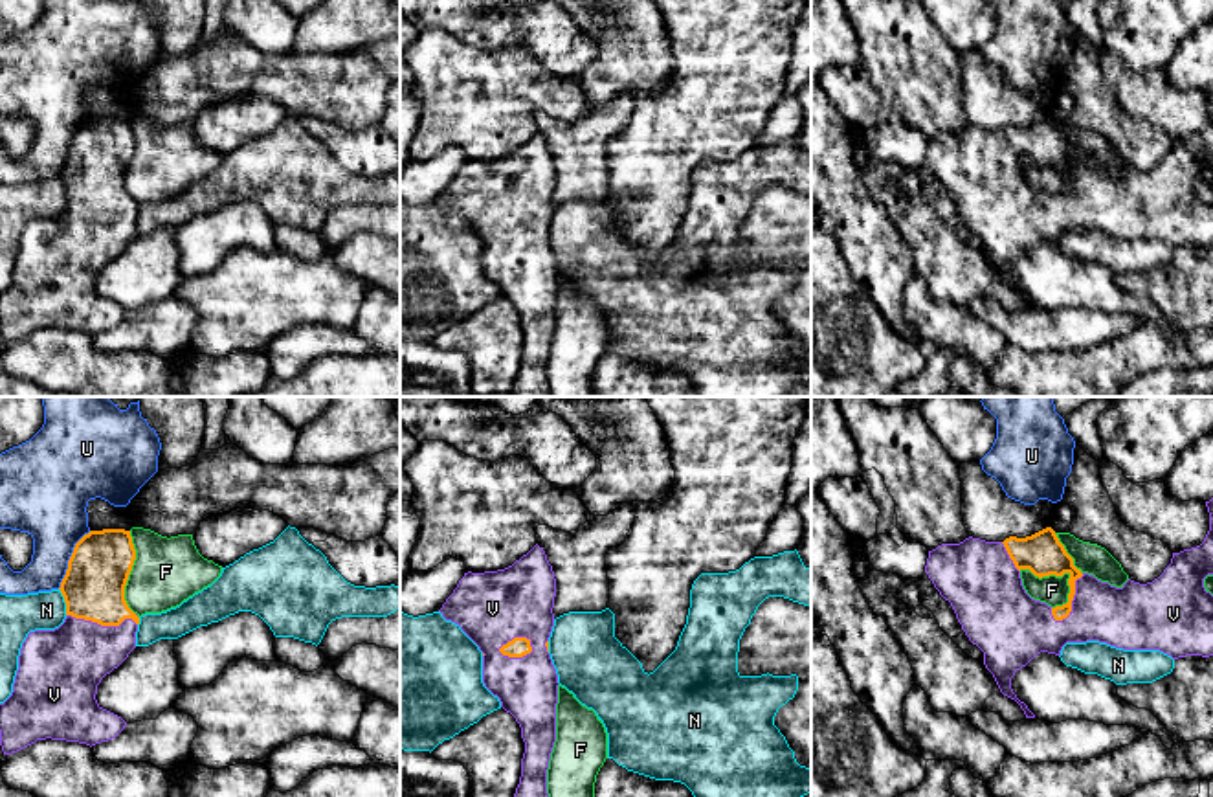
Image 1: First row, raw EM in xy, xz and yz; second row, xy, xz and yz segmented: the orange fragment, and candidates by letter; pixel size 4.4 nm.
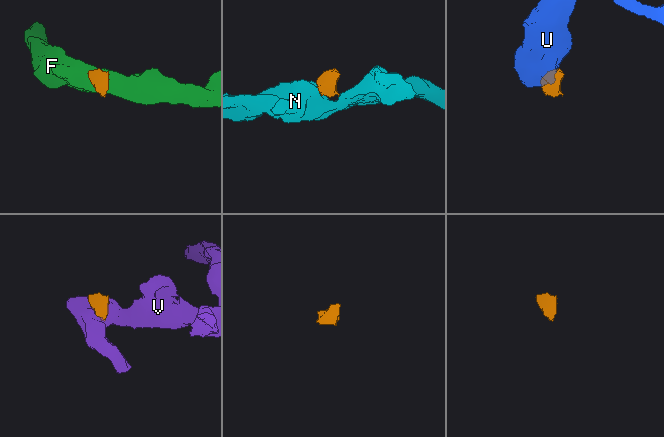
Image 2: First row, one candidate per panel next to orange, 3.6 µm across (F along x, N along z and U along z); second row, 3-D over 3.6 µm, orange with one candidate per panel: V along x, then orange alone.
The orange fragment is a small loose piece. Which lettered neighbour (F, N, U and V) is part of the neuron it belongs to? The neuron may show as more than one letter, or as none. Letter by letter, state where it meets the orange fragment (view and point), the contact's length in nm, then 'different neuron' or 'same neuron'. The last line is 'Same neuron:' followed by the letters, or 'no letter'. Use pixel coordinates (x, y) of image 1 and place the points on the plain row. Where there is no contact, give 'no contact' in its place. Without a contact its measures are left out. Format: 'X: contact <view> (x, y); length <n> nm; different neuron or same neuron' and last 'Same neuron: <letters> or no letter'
F: contact yz (1057, 164); length 260 nm; different neuron
N: contact xy (65, 190); length 120 nm; different neuron
U: contact xy (70, 147); length 300 nm; different neuron
V: contact xz (516, 245); length 160 nm; same neuron
Same neuron: V

